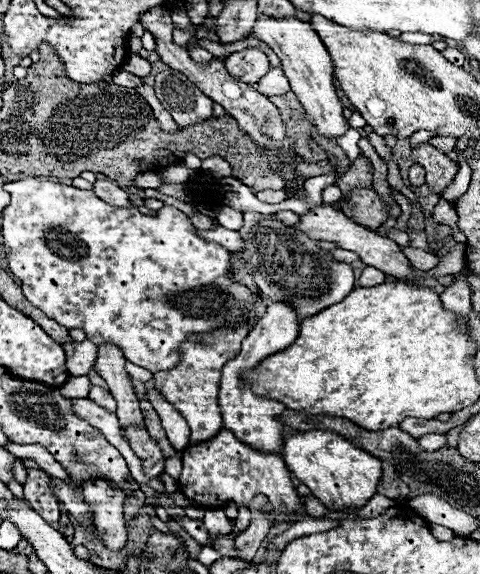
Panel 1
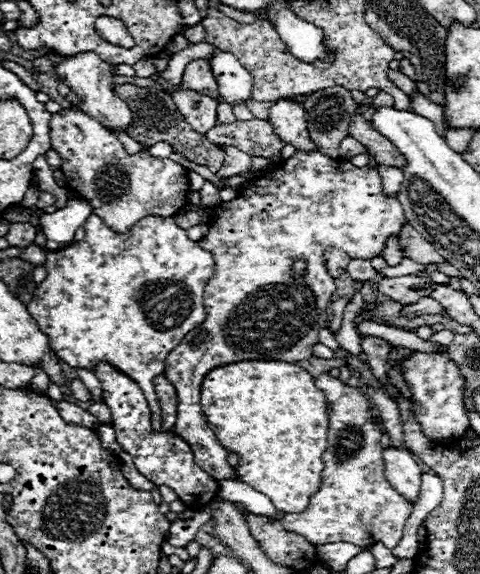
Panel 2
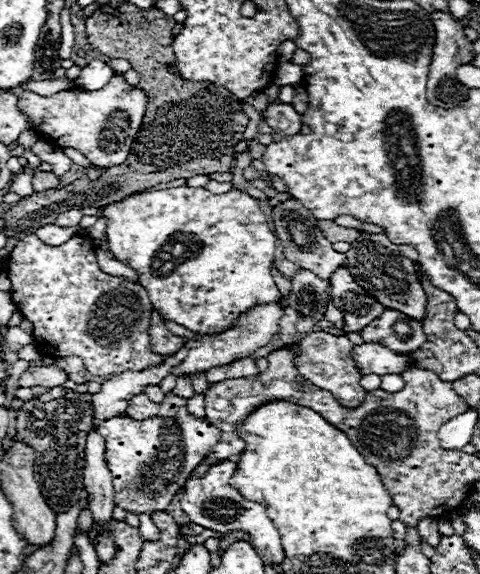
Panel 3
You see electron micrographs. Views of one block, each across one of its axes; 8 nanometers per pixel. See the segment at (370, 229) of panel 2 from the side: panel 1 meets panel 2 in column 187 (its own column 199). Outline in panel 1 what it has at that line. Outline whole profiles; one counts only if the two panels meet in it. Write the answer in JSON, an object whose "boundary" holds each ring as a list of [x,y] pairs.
{"boundary":[[[248,328],[236,330],[216,330],[208,336],[190,336],[188,344],[182,348],[180,366],[154,374],[156,390],[166,396],[170,404],[188,420],[192,430],[190,444],[204,442],[212,438],[222,428],[222,414],[218,408],[218,384],[220,384],[220,368],[240,354],[240,344],[248,336]]]}

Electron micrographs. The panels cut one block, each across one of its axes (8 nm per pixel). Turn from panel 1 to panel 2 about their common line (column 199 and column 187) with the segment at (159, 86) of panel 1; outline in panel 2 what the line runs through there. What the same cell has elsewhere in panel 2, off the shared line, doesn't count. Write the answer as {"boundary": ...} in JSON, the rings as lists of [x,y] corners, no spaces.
{"boundary":[[[174,86],[170,96],[174,98],[174,104],[178,106],[184,120],[188,120],[188,124],[196,132],[204,134],[204,132],[208,132],[208,128],[212,128],[216,124],[218,104],[214,98],[194,92],[194,90],[186,90],[182,86]]]}

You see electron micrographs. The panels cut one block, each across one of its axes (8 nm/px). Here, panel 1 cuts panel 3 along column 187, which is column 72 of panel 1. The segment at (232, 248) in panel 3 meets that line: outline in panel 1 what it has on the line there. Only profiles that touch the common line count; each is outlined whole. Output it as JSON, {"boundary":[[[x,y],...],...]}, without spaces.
{"boundary":[[[26,176],[26,178],[16,180],[16,182],[6,182],[4,188],[12,196],[12,202],[2,212],[4,250],[6,250],[6,258],[8,258],[12,274],[22,282],[22,290],[24,290],[26,300],[32,306],[36,306],[38,310],[42,310],[48,318],[56,320],[60,326],[66,326],[68,330],[70,328],[82,328],[94,344],[102,344],[102,342],[118,344],[122,348],[124,356],[136,366],[142,366],[150,372],[170,370],[180,362],[180,346],[188,340],[188,336],[206,334],[206,332],[220,330],[220,328],[236,328],[242,324],[256,326],[256,322],[266,314],[268,302],[262,300],[260,296],[256,296],[248,286],[234,280],[234,276],[230,272],[230,268],[232,268],[230,254],[232,252],[220,244],[206,242],[204,238],[200,238],[194,224],[190,222],[190,218],[174,206],[164,206],[158,210],[156,216],[146,216],[146,214],[140,214],[136,208],[114,208],[114,206],[106,204],[104,200],[100,200],[92,190],[78,190],[74,186],[48,182],[48,180],[42,180],[38,176]]]}

